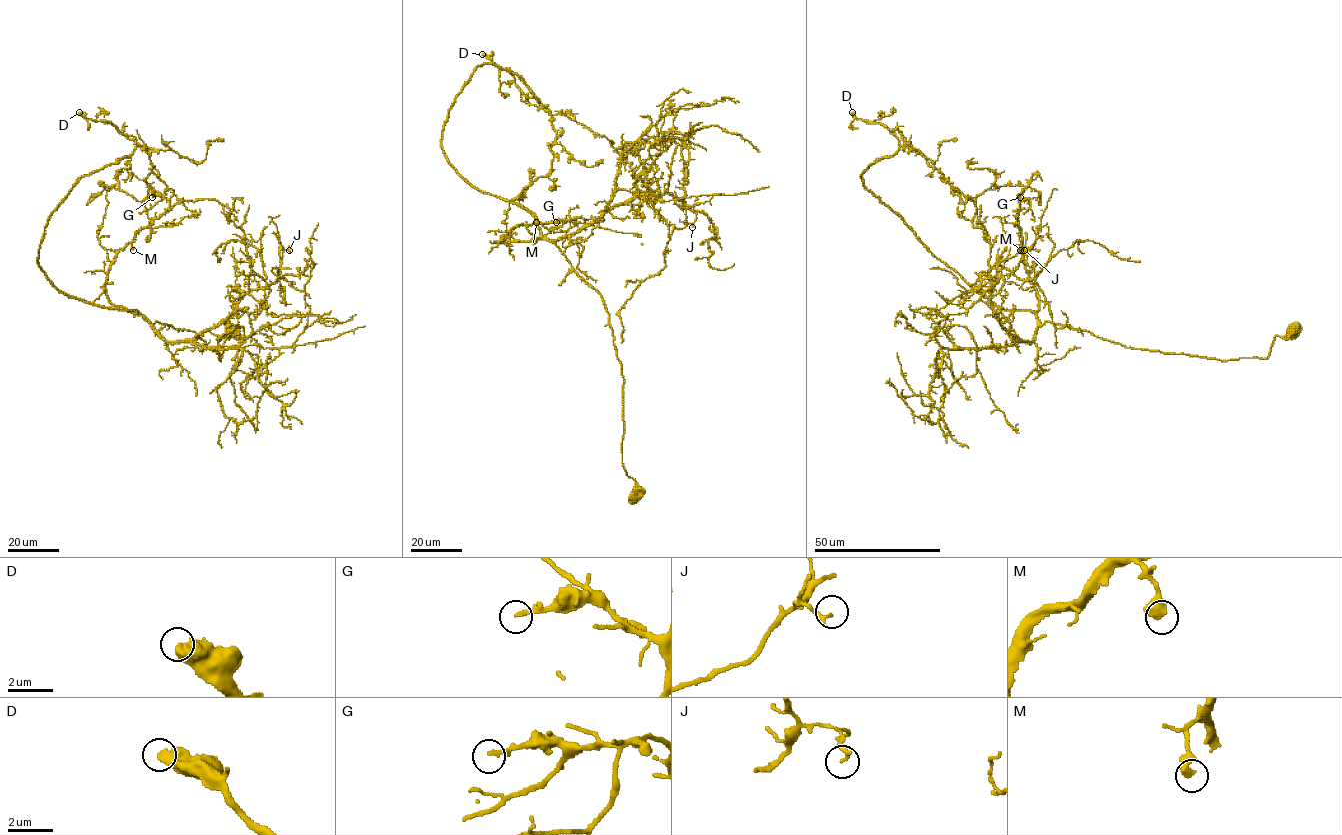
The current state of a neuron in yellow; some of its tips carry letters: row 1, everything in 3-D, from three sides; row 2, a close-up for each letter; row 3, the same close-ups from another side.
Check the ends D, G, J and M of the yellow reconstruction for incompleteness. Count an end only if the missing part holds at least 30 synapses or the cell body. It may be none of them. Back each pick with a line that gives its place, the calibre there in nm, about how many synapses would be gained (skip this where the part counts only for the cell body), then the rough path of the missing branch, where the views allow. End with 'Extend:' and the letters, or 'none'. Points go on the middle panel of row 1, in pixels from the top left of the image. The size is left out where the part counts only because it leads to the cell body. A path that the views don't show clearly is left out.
D: place (482, 54); calibre 600 nm; 140 synapses; course (482, 54), (457, 46), (442, 46), (436, 38), (418, 26), (421, 23)
Extend: D

